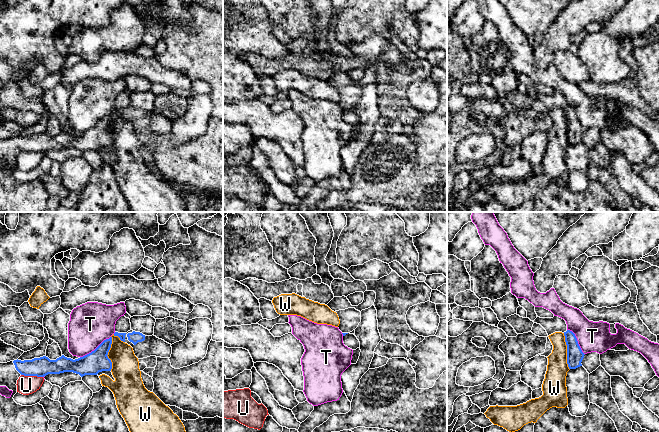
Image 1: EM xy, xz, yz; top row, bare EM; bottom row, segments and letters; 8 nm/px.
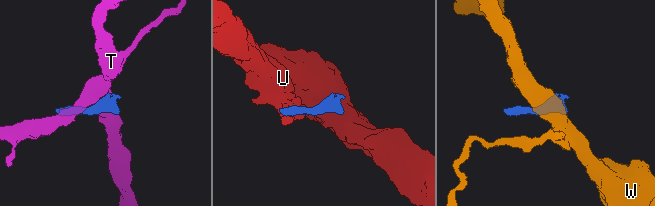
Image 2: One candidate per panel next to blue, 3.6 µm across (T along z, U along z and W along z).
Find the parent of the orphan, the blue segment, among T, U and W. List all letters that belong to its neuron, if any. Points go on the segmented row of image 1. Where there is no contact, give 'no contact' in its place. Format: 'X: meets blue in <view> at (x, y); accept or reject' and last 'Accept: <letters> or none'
T: meets blue in xy at (96, 348); reject
U: meets blue in xy at (32, 375); reject
W: meets blue in yz at (567, 351); reject
Accept: none

